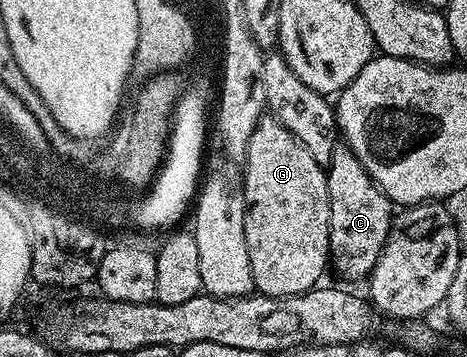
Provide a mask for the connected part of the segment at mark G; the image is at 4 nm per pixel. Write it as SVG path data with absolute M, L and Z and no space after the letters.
M265 115L262 119L257 123L257 127L253 131L253 135L250 136L249 139L249 147L247 148L247 155L245 158L245 164L247 166L243 169L243 189L241 185L241 196L243 198L243 203L245 206L245 212L243 214L243 218L245 219L245 247L249 247L249 267L253 271L253 283L255 284L256 290L264 297L288 297L289 295L301 295L302 293L308 293L310 289L316 288L320 284L319 281L323 277L323 272L326 269L329 269L329 258L331 257L331 240L329 239L329 187L327 186L327 174L325 172L324 166L321 164L319 166L319 161L314 157L313 154L310 153L309 150L306 149L307 145L304 144L302 140L294 137L281 122L279 122L279 118L274 115Z

